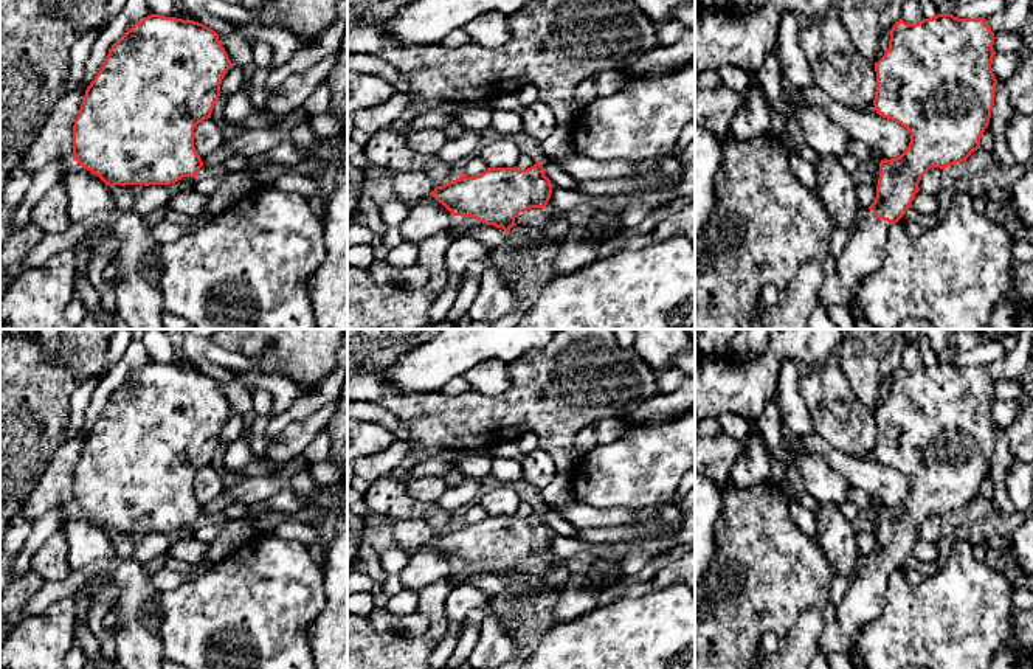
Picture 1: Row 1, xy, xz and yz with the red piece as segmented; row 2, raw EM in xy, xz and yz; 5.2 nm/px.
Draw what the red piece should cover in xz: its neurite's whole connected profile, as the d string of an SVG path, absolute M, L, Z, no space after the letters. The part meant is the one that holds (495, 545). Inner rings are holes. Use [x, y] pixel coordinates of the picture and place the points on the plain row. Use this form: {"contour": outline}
{"contour": "M537 509L527 517L487 515L475 525L462 522L431 542L453 563L473 565L509 581L520 560L544 557L551 540L552 531Z"}

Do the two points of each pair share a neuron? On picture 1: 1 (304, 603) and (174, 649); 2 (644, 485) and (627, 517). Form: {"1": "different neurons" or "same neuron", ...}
{"1": "same neuron", "2": "different neurons"}

